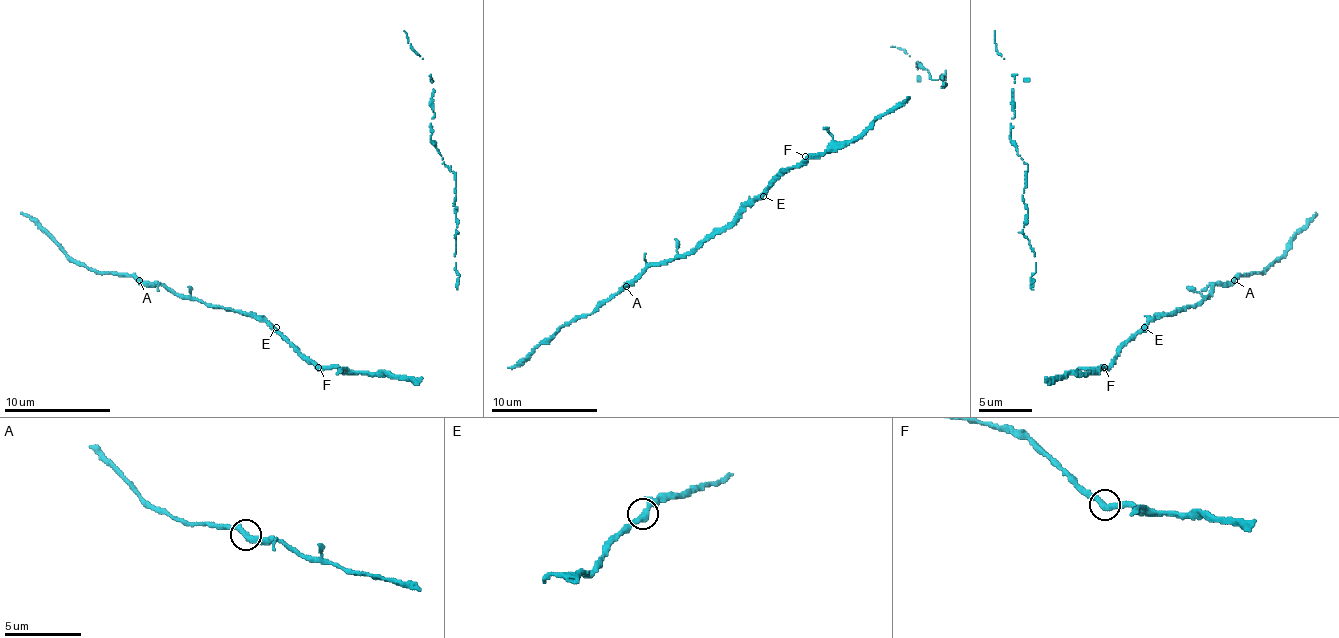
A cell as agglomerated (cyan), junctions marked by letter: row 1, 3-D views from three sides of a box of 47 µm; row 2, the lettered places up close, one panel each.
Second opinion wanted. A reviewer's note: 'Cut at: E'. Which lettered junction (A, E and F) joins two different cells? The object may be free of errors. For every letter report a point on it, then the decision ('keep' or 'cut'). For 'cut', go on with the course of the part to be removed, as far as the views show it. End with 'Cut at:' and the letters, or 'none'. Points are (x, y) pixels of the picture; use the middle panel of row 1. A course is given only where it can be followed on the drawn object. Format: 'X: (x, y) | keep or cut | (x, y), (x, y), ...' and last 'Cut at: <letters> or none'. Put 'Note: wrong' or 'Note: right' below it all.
A: (626, 286) | keep
E: (763, 196) | keep
F: (805, 156) | keep
Cut at: none
Note: wrong

